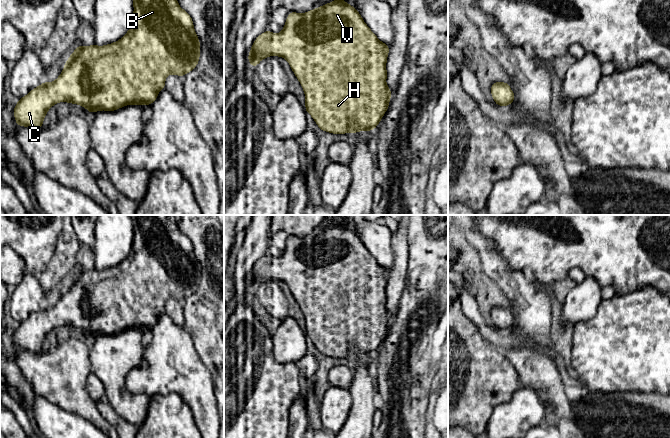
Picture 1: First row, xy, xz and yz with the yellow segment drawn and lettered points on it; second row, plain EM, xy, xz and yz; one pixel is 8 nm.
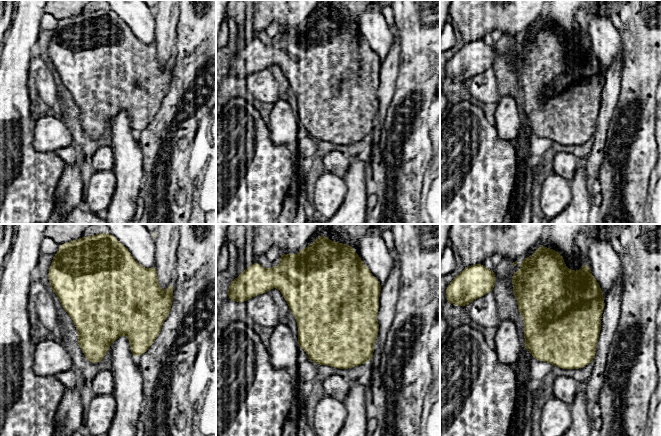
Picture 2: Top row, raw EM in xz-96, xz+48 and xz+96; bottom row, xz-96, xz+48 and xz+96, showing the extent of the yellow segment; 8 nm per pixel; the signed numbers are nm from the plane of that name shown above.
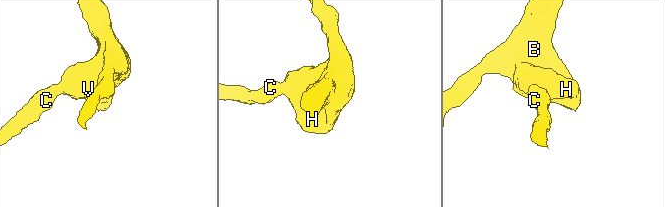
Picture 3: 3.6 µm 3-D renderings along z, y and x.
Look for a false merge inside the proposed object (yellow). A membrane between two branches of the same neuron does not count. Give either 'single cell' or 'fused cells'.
single cell

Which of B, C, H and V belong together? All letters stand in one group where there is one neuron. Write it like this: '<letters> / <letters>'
B C H V

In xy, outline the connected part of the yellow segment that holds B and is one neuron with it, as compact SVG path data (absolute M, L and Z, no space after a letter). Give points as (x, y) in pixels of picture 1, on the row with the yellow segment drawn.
M133 0L134 12L128 32L118 41L104 46L77 46L65 62L59 77L51 82L43 82L19 99L14 107L16 126L31 129L42 127L50 107L59 102L79 104L91 114L96 111L115 111L125 105L151 105L165 88L165 79L170 74L183 77L198 64L200 41L195 33L191 16L183 10L177 0Z

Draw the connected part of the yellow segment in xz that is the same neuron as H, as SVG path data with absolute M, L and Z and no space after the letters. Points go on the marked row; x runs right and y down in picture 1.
M334 0L330 3L327 3L326 5L317 7L314 10L310 10L306 13L299 14L296 12L289 12L286 23L280 33L274 34L267 30L255 39L250 53L248 54L248 60L251 66L256 67L262 59L269 56L279 56L285 58L305 92L305 111L307 111L312 116L319 129L333 134L344 134L357 133L359 131L373 131L387 111L391 98L391 90L386 84L386 62L388 54L389 46L381 42L376 37L376 35L366 25L359 12L344 0Z

